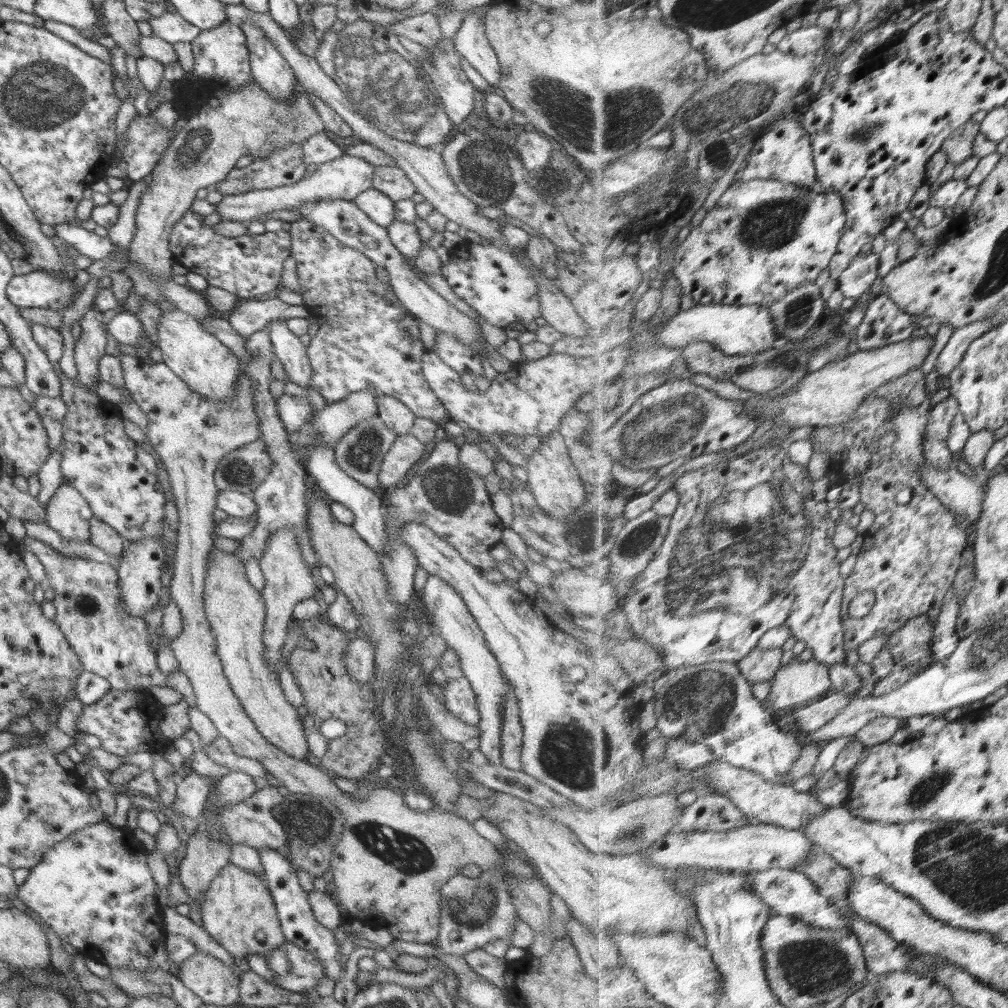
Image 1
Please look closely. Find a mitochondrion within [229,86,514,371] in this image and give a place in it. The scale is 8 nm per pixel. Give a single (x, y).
(280, 127)

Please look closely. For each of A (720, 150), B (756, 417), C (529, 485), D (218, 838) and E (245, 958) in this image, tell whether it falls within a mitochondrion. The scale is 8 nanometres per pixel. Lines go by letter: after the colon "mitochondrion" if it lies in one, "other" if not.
A: mitochondrion
B: other
C: other
D: mitochondrion
E: other

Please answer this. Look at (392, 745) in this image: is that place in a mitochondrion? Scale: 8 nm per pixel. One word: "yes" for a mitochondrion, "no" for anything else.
no

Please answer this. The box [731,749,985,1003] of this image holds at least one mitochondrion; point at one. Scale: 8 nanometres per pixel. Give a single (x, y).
(810, 967)

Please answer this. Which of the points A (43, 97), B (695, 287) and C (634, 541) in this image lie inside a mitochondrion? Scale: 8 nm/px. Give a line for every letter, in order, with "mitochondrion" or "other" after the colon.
A: mitochondrion
B: other
C: mitochondrion

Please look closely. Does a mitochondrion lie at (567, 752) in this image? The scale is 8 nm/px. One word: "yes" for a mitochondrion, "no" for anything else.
yes

